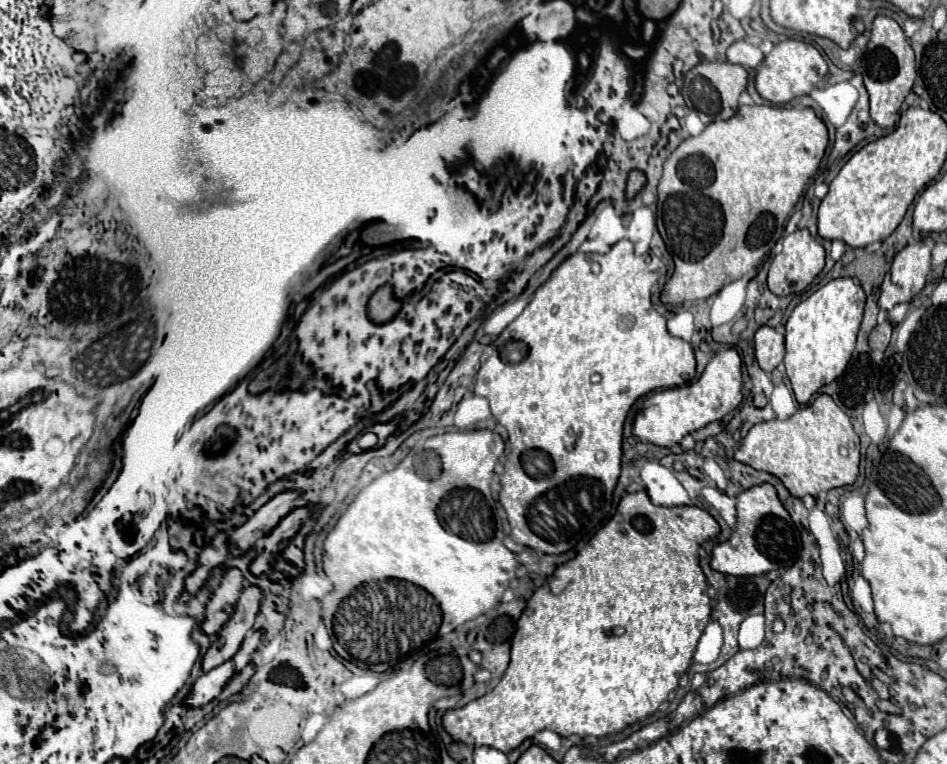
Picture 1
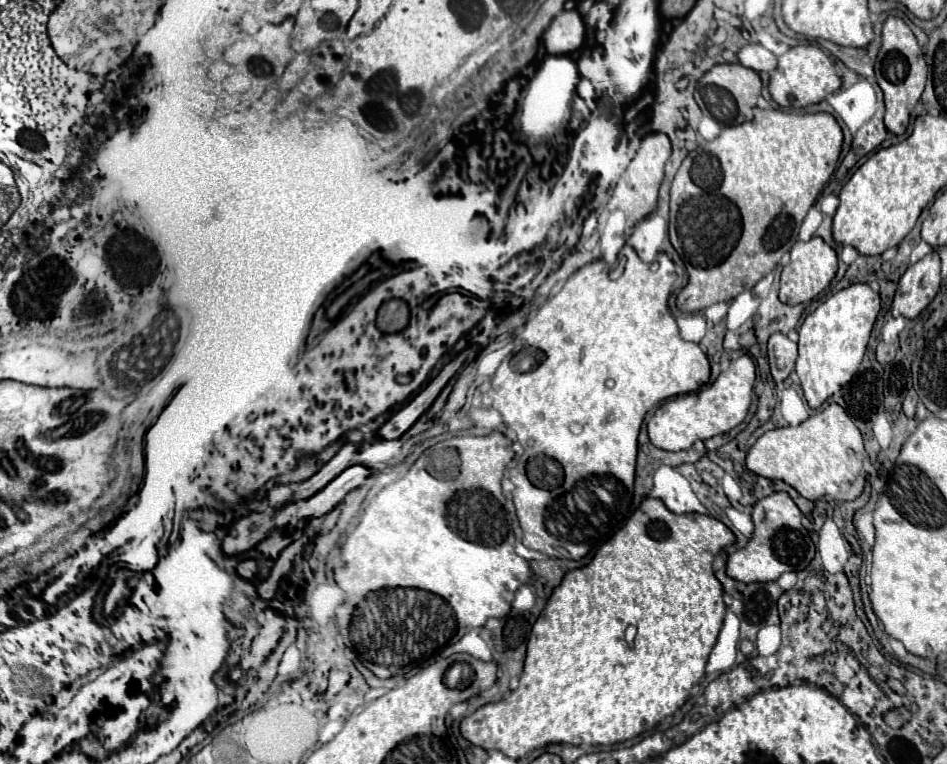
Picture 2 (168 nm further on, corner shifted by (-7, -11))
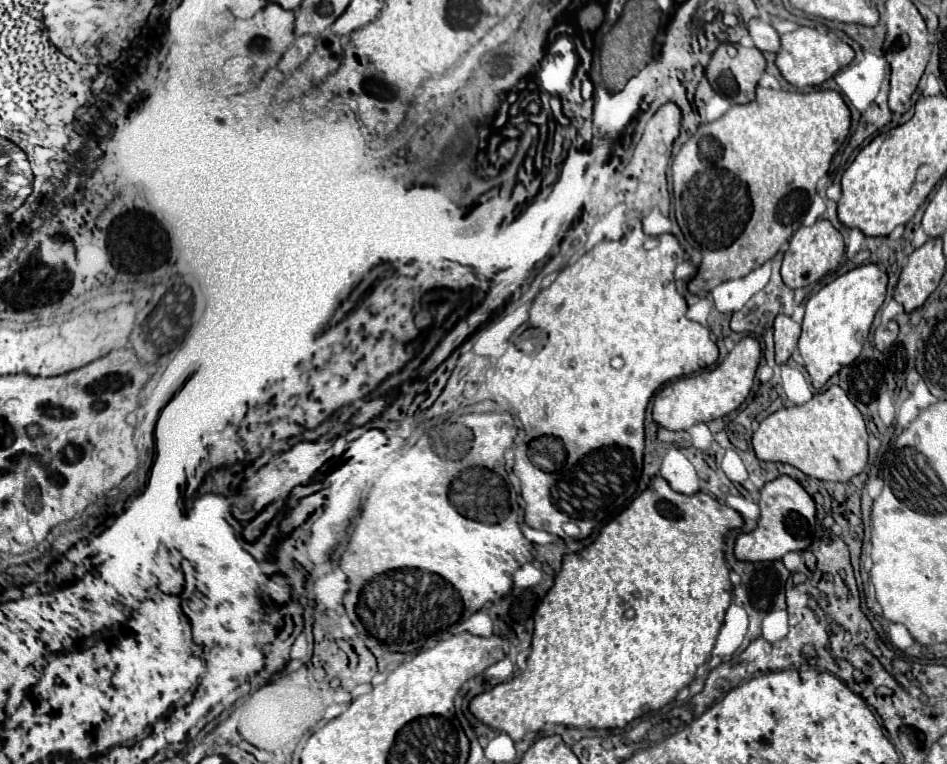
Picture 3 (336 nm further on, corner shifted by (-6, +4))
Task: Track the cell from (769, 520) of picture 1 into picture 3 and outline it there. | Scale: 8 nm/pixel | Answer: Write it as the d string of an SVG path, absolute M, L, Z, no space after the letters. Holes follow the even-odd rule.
M778 476L776 480L768 482L762 490L760 490L760 520L758 526L748 532L748 534L740 534L736 540L736 548L734 554L738 560L752 560L752 562L760 562L760 560L780 560L784 554L788 552L802 552L810 546L814 532L816 532L816 504L812 500L812 496L790 476Z

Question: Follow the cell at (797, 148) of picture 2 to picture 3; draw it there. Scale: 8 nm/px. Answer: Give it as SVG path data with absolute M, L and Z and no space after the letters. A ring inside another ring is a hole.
M762 86L756 90L756 100L734 104L722 118L698 128L672 162L676 220L686 240L702 252L698 274L688 284L692 294L710 292L726 280L746 276L768 262L782 244L788 242L800 228L808 206L816 196L816 184L828 172L832 156L842 146L848 132L850 110L836 90L790 92Z

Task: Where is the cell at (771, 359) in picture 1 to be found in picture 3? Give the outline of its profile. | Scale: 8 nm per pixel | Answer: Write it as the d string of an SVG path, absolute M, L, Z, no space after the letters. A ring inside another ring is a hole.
M778 314L774 320L774 340L776 340L776 362L784 364L796 350L800 338L800 324L786 314Z

